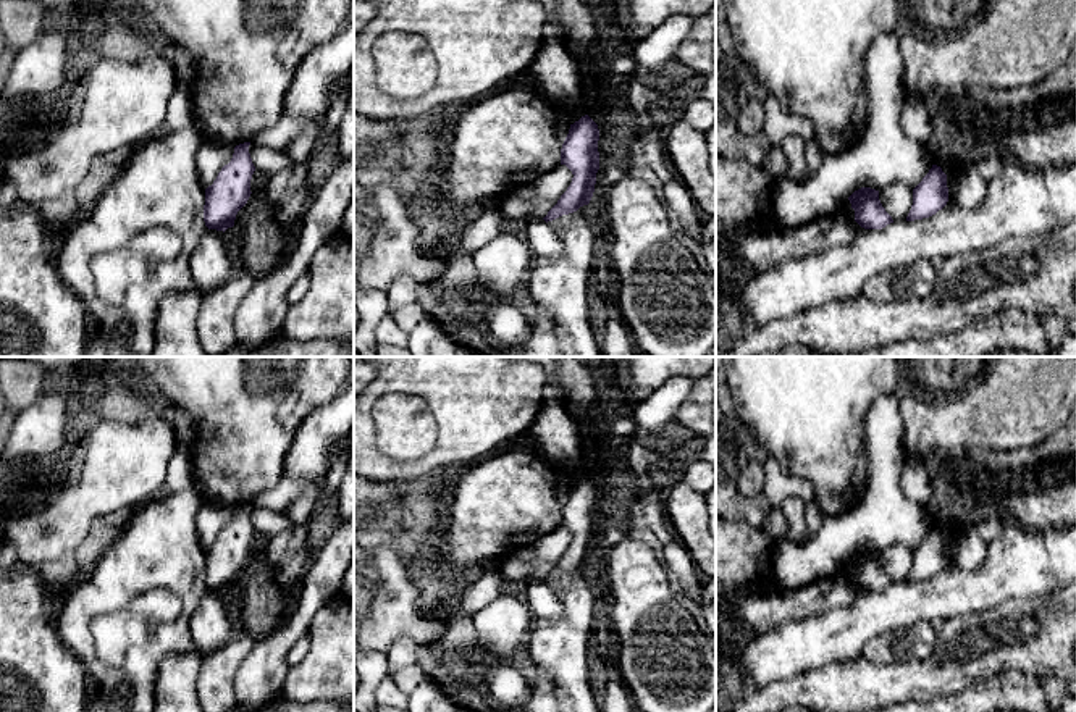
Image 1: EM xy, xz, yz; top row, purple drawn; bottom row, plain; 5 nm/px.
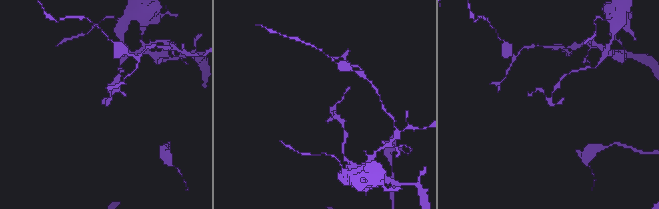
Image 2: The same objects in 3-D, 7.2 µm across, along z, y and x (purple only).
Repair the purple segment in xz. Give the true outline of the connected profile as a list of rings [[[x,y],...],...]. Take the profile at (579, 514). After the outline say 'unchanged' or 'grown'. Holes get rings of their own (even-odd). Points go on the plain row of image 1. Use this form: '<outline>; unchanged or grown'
[[[588,476],[570,486],[561,510],[561,526],[565,526],[574,539],[557,565],[543,580],[546,584],[590,565],[599,531],[598,502],[598,486]]]; unchanged

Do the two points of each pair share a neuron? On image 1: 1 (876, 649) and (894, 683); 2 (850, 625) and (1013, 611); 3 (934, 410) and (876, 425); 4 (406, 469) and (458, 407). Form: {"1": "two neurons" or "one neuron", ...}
{"1": "two neurons", "2": "two neurons", "3": "two neurons", "4": "one neuron"}

